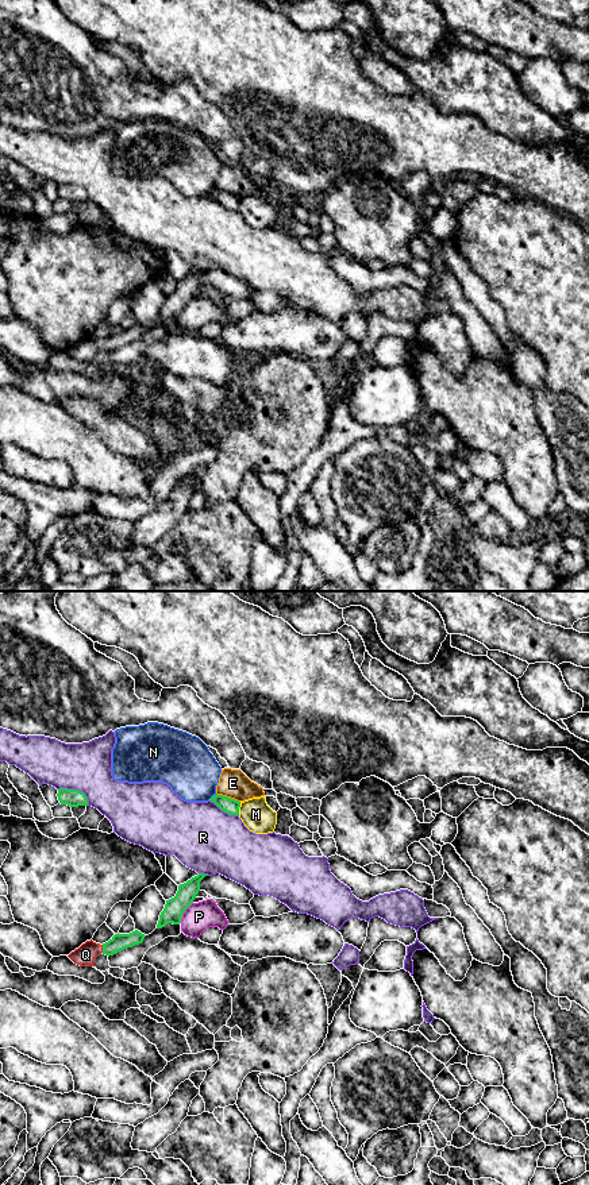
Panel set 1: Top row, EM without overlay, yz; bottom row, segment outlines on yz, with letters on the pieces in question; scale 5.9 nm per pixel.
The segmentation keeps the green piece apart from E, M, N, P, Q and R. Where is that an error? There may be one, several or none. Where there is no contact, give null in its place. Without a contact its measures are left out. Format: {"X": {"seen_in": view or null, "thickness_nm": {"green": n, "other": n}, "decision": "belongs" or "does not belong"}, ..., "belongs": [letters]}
{"E": {"seen_in": "yz", "thickness_nm": {"green": 90, "other": 180}, "decision": "does not belong"}, "M": {"seen_in": "yz", "thickness_nm": {"green": 90, "other": 180}, "decision": "does not belong"}, "N": {"seen_in": "yz", "thickness_nm": {"green": 90, "other": 320}, "decision": "does not belong"}, "P": {"seen_in": "yz", "thickness_nm": {"green": 120, "other": 170}, "decision": "does not belong"}, "Q": {"seen_in": "yz", "thickness_nm": {"green": 100, "other": 120}, "decision": "belongs"}, "R": {"seen_in": "yz", "thickness_nm": {"green": 110, "other": 300}, "decision": "does not belong"}, "belongs": ["Q"]}

